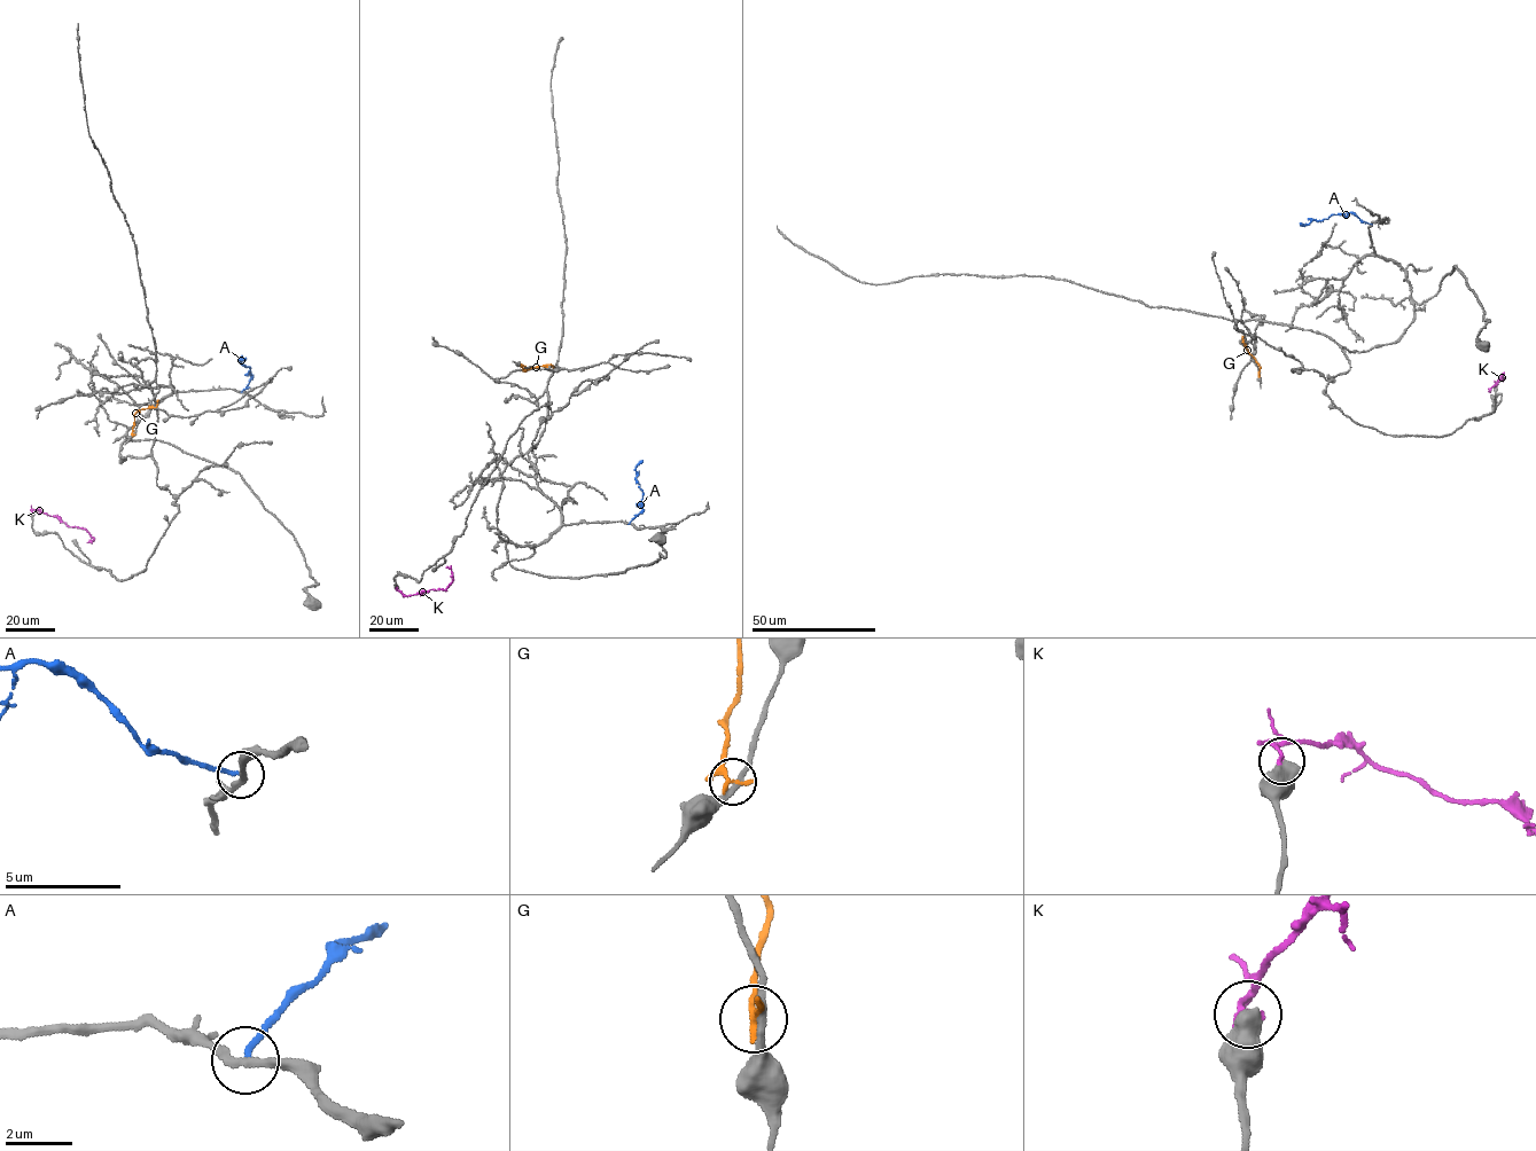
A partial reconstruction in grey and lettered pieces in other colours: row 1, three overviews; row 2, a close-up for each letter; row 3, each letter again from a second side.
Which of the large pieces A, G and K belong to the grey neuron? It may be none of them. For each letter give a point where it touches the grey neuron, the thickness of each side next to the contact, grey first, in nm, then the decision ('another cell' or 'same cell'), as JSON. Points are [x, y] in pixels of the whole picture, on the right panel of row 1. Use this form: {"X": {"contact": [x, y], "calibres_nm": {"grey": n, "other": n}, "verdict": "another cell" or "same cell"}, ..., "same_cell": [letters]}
{"A": {"contact": [1372, 224], "calibres_nm": {"grey": 240, "other": 160}, "verdict": "another cell"}, "G": {"contact": [1258, 375], "calibres_nm": {"grey": 240, "other": 240}, "verdict": "another cell"}, "K": {"contact": [1496, 385], "calibres_nm": {"grey": 650, "other": 170}, "verdict": "another cell"}, "same_cell": []}

